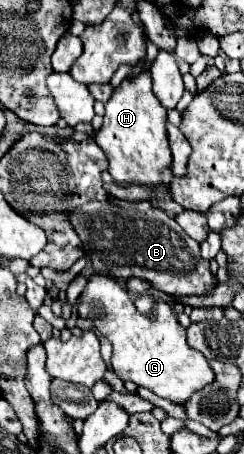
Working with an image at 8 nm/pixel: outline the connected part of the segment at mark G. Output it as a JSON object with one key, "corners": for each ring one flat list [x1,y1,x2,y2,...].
{"corners":[[91,274,87,278,87,286,79,296,77,312,81,318,89,318,97,326,97,332,113,344,111,368,123,382,131,380,173,404,183,404,195,390,215,378,207,358,195,348,189,348,185,336,187,330,179,324,169,304,159,302,157,316,151,320,137,312,125,286,111,276]]}

